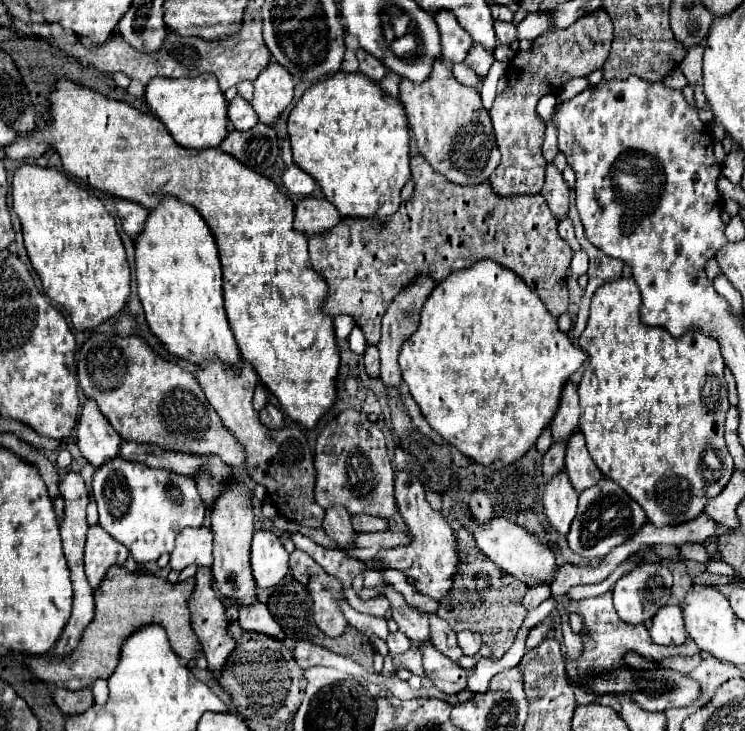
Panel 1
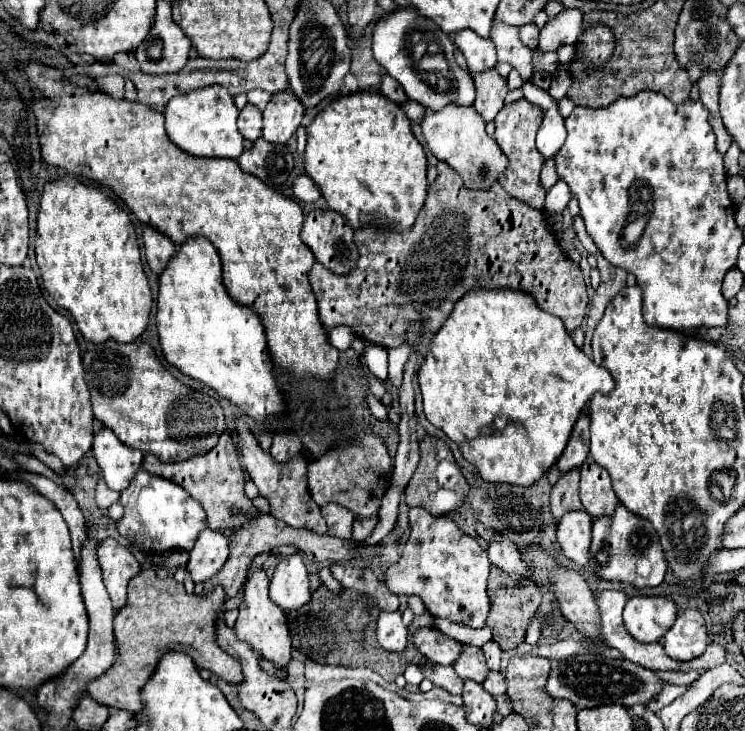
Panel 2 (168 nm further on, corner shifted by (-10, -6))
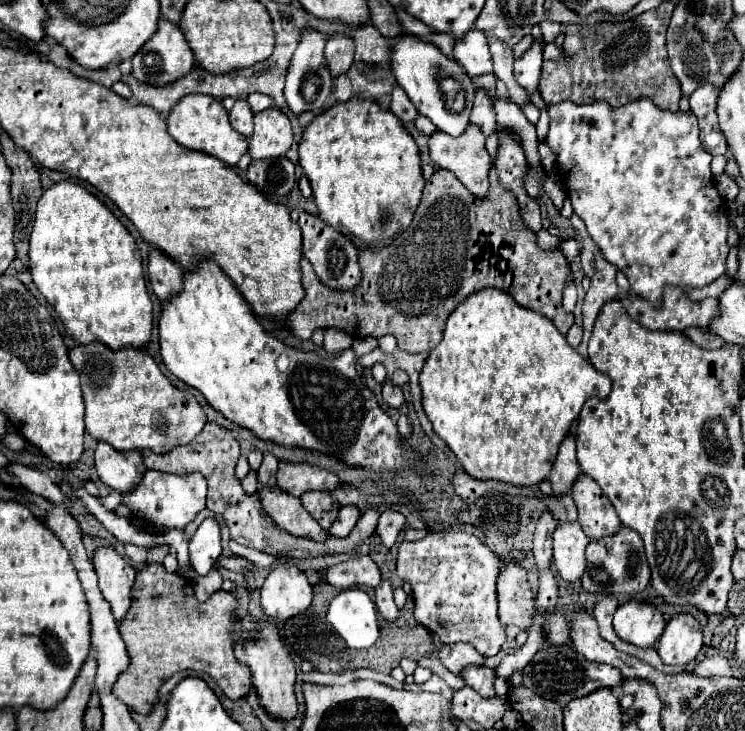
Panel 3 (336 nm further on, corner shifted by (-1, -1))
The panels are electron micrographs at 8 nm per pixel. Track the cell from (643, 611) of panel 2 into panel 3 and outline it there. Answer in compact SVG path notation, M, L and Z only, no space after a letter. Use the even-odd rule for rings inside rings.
M629 600L617 608L613 616L613 628L621 640L637 644L639 648L649 648L661 636L665 618L653 604Z

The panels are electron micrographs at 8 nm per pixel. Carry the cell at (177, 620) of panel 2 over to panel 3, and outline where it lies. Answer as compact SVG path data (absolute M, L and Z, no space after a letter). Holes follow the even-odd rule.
M149 564L147 568L139 570L133 582L133 604L125 614L125 620L119 622L119 632L129 652L129 668L117 678L117 684L113 686L113 696L117 696L131 710L147 714L153 702L157 700L159 686L167 678L171 678L179 670L195 670L195 672L207 672L225 692L227 698L231 700L243 698L251 688L251 672L233 654L233 642L247 638L247 632L241 626L237 626L235 606L237 606L235 594L225 590L217 590L207 602L197 602L193 596L193 588L187 584L187 578L179 574L169 574L161 564Z

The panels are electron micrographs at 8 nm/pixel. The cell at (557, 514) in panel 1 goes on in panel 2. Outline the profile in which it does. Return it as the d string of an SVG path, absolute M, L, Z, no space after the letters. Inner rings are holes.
M586 511L566 513L558 523L558 543L562 553L580 567L588 565L592 541L592 517Z

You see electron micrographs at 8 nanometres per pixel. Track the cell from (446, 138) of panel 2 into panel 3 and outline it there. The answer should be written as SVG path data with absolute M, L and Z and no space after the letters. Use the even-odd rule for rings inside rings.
M467 124L465 132L461 136L449 136L441 130L433 132L429 136L429 156L431 160L439 166L439 168L445 168L445 170L451 170L459 182L473 194L473 196L487 196L489 192L489 182L487 182L487 172L491 168L491 158L489 158L489 152L485 148L485 136L483 132L475 126L475 124Z

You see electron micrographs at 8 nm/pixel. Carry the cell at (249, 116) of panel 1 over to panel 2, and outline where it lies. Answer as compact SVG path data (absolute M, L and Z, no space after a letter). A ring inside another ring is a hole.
M246 105L238 117L238 129L244 139L256 141L262 133L262 113L254 105Z

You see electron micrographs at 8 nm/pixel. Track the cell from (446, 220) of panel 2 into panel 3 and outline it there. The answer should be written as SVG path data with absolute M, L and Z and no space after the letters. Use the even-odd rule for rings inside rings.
M443 168L435 170L435 174L425 184L421 204L417 206L417 212L409 228L401 232L397 242L377 252L369 248L361 248L359 268L361 268L359 286L347 292L341 292L341 290L331 290L325 284L321 284L309 260L303 258L301 272L303 272L305 298L295 308L295 312L289 316L287 328L291 328L291 332L301 340L309 340L317 328L325 328L325 330L337 328L337 330L351 334L353 338L367 338L367 336L379 338L385 334L393 334L401 350L429 352L429 348L435 348L439 344L443 336L445 320L455 310L455 306L463 302L469 294L479 292L483 288L505 290L523 308L531 308L551 318L561 334L567 334L567 330L573 324L573 314L567 314L561 302L565 288L571 282L569 262L565 260L561 250L545 252L537 246L535 232L529 230L529 226L521 220L519 206L517 206L513 192L505 190L497 182L497 172L493 168L489 172L489 194L485 198L477 198L469 190L465 190L453 172L443 170Z

